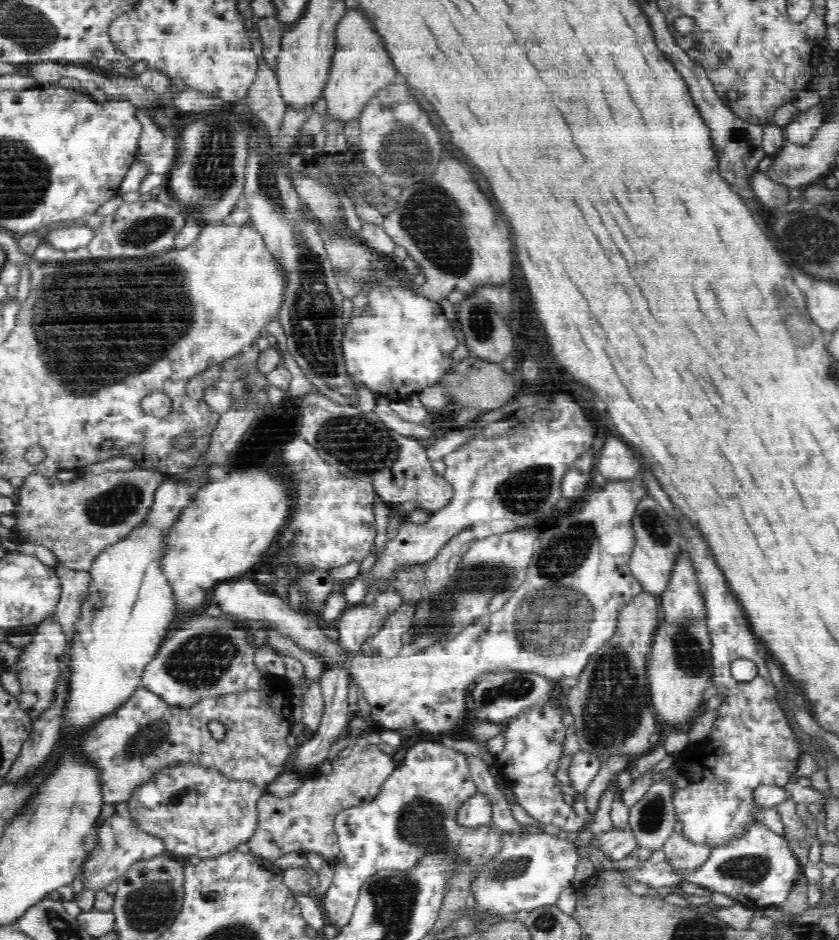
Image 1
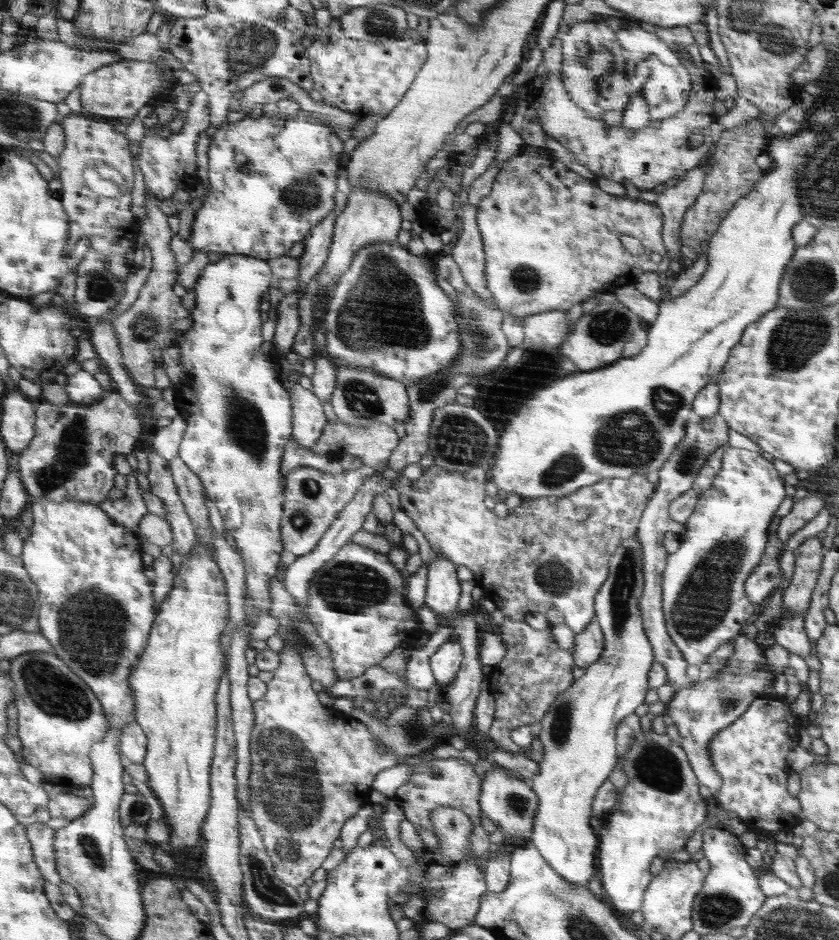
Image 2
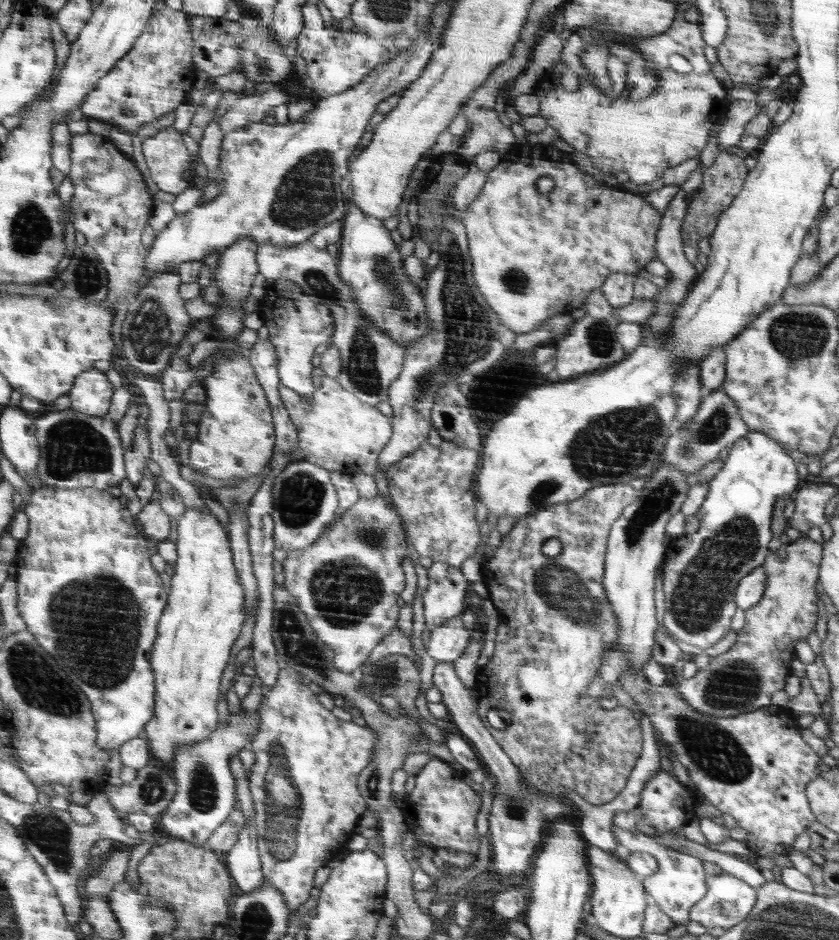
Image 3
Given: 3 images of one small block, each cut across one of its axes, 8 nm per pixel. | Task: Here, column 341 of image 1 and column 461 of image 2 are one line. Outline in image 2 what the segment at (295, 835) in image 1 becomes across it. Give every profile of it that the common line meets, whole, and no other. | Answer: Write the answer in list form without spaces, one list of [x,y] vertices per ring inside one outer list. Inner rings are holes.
[[[426,758],[421,765],[416,765],[412,778],[395,792],[395,799],[400,804],[406,820],[410,821],[415,828],[426,828],[432,834],[434,834],[434,827],[432,827],[434,823],[431,821],[431,814],[435,809],[456,808],[470,815],[475,830],[472,832],[472,845],[468,845],[468,852],[472,854],[472,858],[480,860],[484,853],[488,852],[490,842],[488,842],[488,834],[484,832],[484,827],[480,826],[481,808],[478,808],[478,796],[482,796],[480,780],[474,774],[474,768],[462,758]]]

